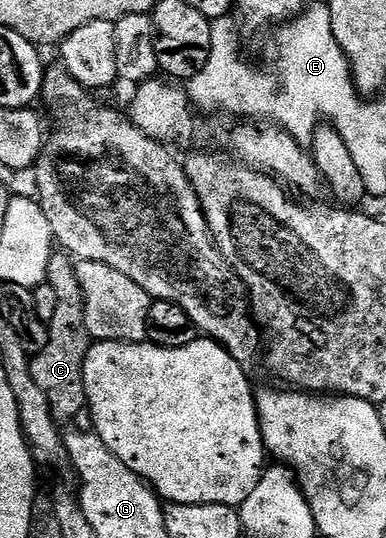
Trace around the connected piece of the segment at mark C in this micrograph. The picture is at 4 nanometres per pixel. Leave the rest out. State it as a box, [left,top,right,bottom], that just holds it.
[29,251,91,423]

